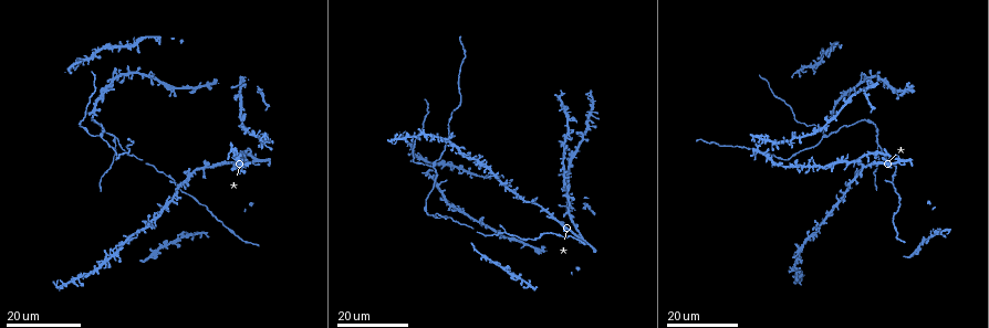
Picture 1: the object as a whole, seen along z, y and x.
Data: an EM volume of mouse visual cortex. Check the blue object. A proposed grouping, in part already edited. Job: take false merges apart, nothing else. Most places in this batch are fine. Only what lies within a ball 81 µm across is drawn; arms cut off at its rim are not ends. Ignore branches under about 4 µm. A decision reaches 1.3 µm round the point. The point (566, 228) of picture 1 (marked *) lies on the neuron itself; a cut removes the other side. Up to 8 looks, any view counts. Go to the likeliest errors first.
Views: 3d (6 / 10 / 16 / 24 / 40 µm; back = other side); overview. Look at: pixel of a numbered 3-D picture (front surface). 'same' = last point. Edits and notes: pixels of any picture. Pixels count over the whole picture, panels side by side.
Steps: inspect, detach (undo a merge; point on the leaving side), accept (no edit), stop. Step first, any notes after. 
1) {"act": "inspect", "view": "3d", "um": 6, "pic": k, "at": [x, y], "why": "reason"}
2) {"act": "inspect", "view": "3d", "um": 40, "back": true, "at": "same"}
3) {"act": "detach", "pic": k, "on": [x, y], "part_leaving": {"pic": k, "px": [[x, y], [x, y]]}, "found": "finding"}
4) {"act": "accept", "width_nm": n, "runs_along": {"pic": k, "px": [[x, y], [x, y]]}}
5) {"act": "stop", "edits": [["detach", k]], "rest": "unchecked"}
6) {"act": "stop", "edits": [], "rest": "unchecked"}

{"act": "inspect", "view": "3d", "um": 24, "pic": 1, "at": [876, 139], "why": "three arms meet"}

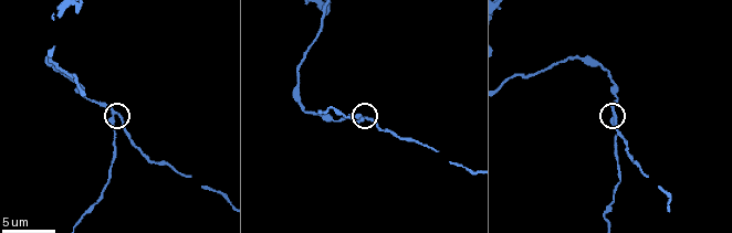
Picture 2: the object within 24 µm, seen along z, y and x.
{"act": "inspect", "view": "3d", "um": 10, "pic": 2, "at": [113, 115]}

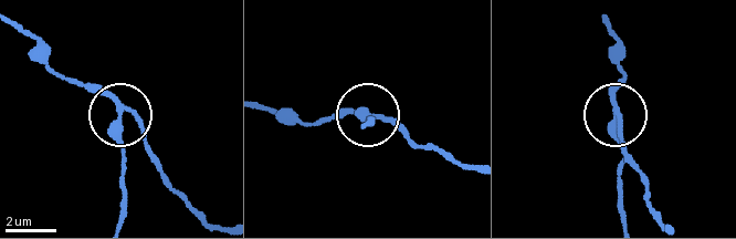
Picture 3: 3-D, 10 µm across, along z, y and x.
{"act": "detach", "pic": 3, "on": [119, 145], "part_leaving": {"pic": 3, "px": [[117, 111], [122, 217]]}, "found": "two neurons meet here"}

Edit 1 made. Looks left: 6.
{"act": "inspect", "view": "overview", "why": "redraw"}

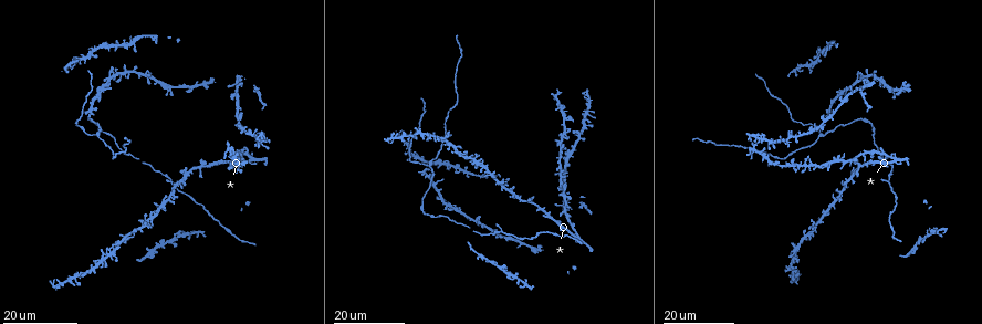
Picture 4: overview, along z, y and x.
{"act": "inspect", "view": "3d", "um": 24, "pic": 4, "at": [429, 167], "why": "three arms meet"}

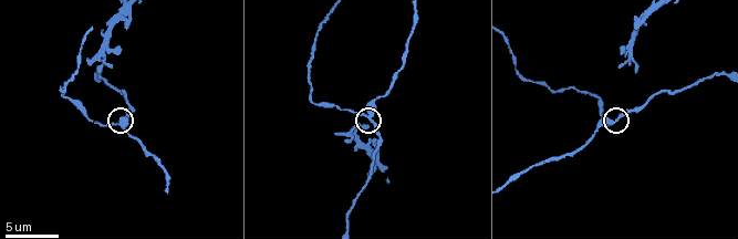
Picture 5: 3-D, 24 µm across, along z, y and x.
{"act": "inspect", "view": "3d", "um": 10, "pic": 5, "at": [369, 116], "why": "zoom in"}

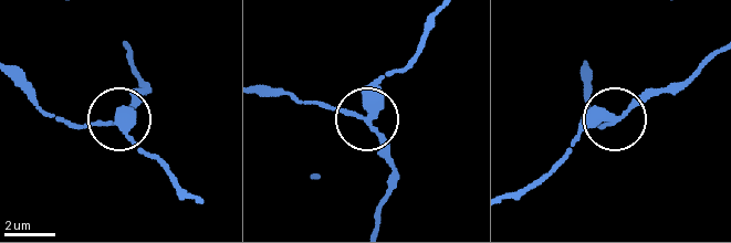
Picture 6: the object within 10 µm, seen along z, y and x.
{"act": "accept", "runs_along": {"pic": 6, "px": [[376, 221], [390, 158], [367, 119], [366, 101], [389, 71]]}, "found": "all the same neuron"}

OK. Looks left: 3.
{"act": "inspect", "view": "3d", "um": 24, "pic": 4, "at": [501, 229], "why": "two arms in line, one across"}

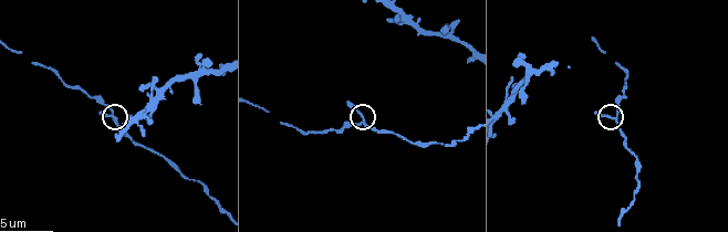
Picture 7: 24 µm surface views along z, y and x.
{"act": "inspect", "view": "3d", "um": 6, "pic": 7, "at": [116, 119]}

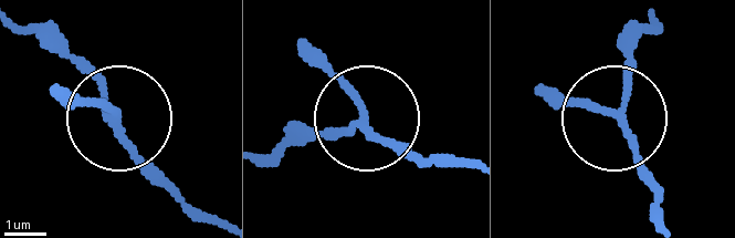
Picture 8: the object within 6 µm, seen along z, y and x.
{"act": "accept", "side_arm_um": 33, "found": "all the same neuron"}

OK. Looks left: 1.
{"act": "stop", "edits": [["detach", 3]], "rest": "unchecked"}

